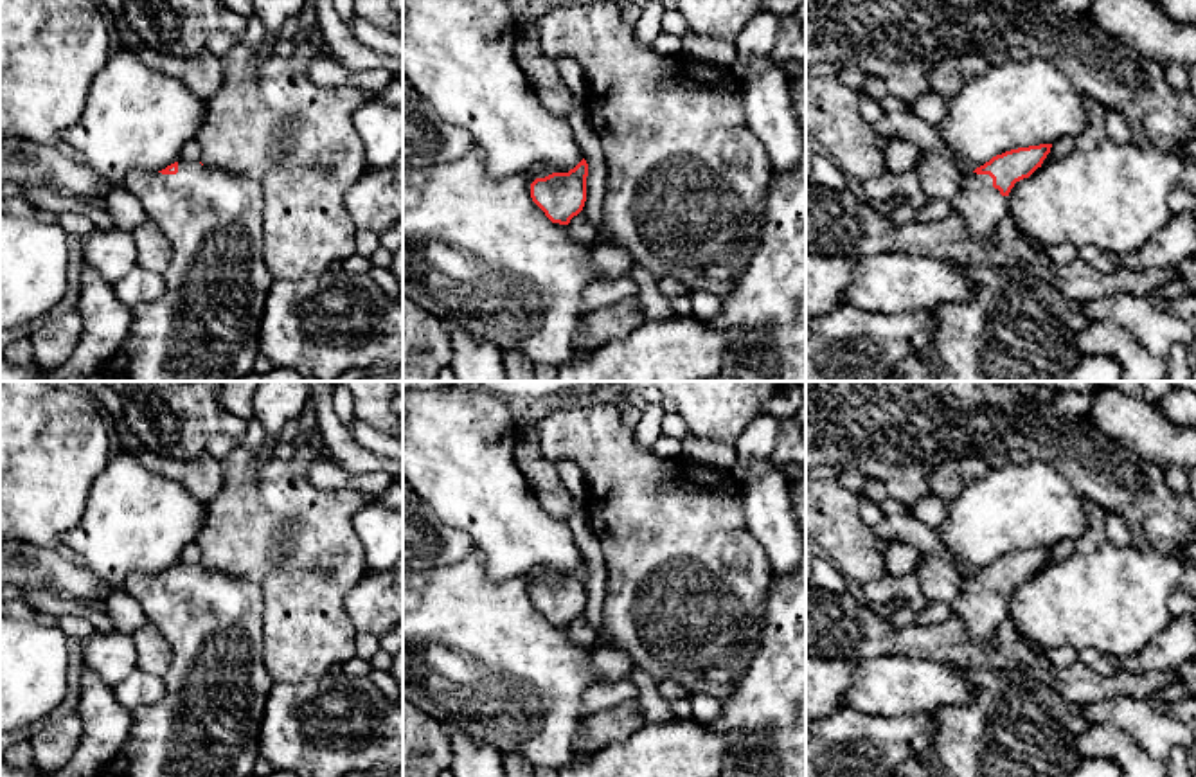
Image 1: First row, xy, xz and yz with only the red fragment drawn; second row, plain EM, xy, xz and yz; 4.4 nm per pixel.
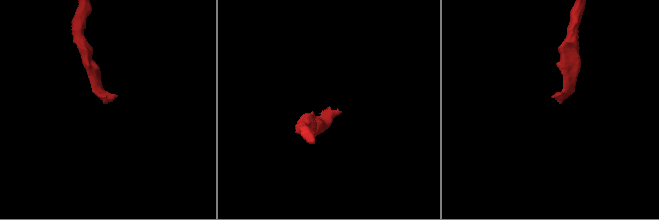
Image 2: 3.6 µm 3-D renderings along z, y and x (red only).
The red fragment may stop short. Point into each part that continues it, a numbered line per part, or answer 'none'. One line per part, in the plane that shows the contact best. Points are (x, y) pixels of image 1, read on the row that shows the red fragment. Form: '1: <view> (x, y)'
1: yz (981, 205)

